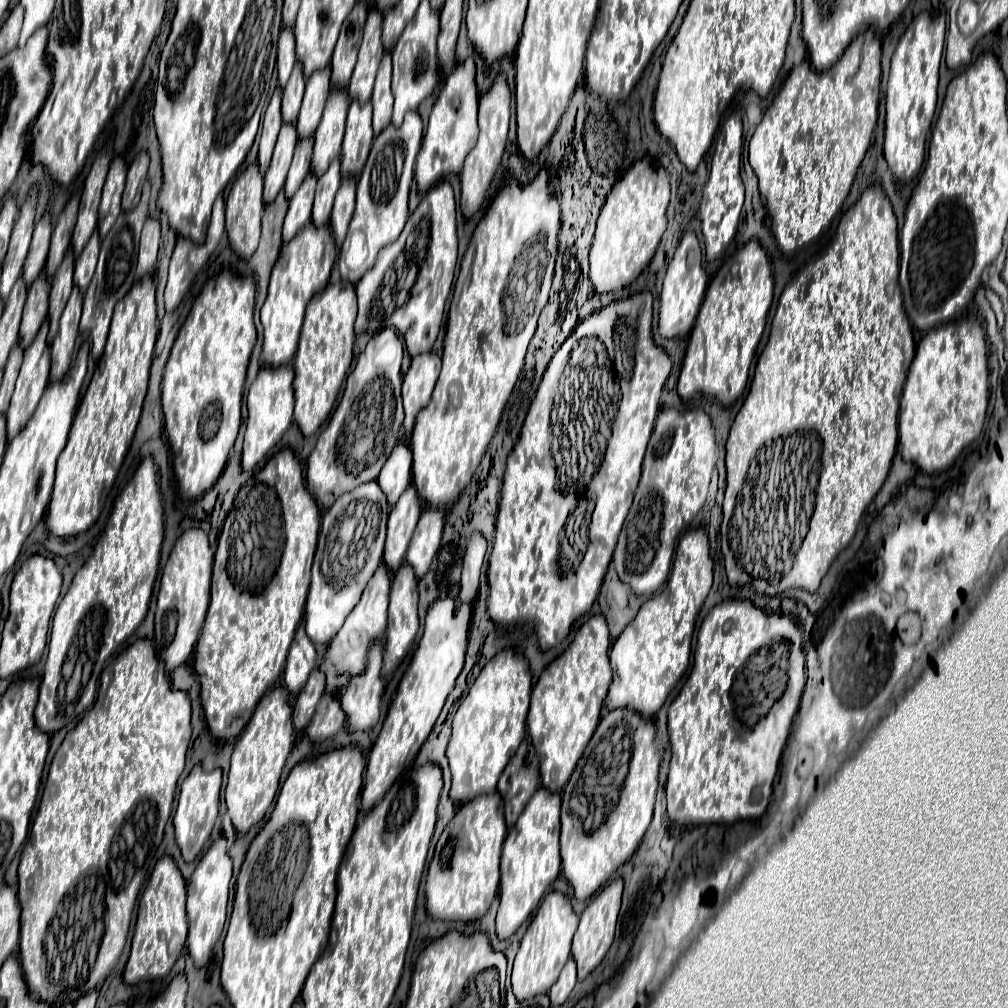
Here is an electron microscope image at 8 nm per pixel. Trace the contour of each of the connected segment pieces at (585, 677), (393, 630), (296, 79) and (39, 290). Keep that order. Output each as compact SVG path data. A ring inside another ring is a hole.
M602 614L592 616L578 630L574 642L566 648L566 652L542 672L532 690L530 712L526 719L527 731L538 754L542 786L548 790L556 792L566 786L600 722L602 704L612 680L608 648L610 636L606 618Z
M402 564L400 570L394 574L394 580L392 580L382 676L390 676L400 666L400 662L408 654L410 646L414 644L414 638L418 634L418 628L420 628L420 618L418 618L418 580L416 580L416 574L414 574L412 566L410 564Z
M296 62L290 82L282 94L282 118L286 124L296 122L298 118L298 110L302 106L302 96L304 96L304 86L306 86L306 78L302 74L302 64Z
M40 274L40 278L30 286L22 324L20 324L20 338L22 338L22 350L30 346L30 342L36 338L42 322L48 316L48 294L50 294L50 282L46 274Z

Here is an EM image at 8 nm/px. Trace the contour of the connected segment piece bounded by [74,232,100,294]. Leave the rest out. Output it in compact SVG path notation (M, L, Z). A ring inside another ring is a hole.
M98 232L92 234L92 238L88 240L84 252L78 256L76 260L76 270L74 270L74 284L78 286L80 294L86 292L92 276L94 276L94 270L96 270L96 260L98 260L98 250L100 250L100 238L98 238Z

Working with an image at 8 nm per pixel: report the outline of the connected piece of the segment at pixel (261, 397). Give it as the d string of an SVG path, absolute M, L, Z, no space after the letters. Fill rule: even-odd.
M288 366L282 368L260 368L258 378L250 386L248 392L248 428L244 436L244 450L242 450L242 470L248 472L260 464L260 460L282 440L284 432L292 424L294 414L294 370Z

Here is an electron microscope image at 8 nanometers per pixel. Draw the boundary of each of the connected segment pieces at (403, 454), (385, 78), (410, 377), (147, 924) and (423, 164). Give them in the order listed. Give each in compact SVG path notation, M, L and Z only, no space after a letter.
M400 442L386 460L378 476L378 484L388 496L388 504L394 506L402 492L406 490L406 486L410 486L410 482L412 482L412 452L408 444Z
M386 52L378 68L374 94L372 94L374 134L376 136L390 124L390 114L392 114L392 104L394 104L394 96L390 90L390 78L392 78L392 58L390 58L390 52Z
M420 354L412 358L412 366L402 382L402 398L404 398L404 436L412 434L416 414L428 406L432 398L434 384L440 374L440 356L438 354Z
M164 856L158 860L138 902L138 920L132 940L132 952L124 970L124 982L132 986L144 980L166 978L178 956L184 952L186 936L186 882L180 870L176 868L174 860L170 856Z
M466 60L458 64L452 74L444 80L440 94L434 102L430 122L426 134L422 138L422 148L416 160L416 184L418 192L424 196L442 176L458 174L462 170L462 162L466 154L474 148L478 140L478 90L474 84L474 60Z

